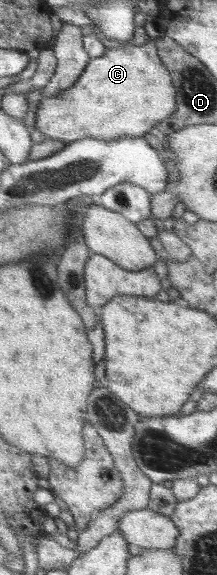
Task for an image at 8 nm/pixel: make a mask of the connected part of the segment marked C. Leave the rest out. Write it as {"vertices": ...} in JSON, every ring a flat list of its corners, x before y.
{"vertices":[[153,16,145,18,144,29,150,39,139,46,108,46,103,55,90,59,73,87,58,97,42,100,36,118,37,130,46,138,63,141,66,145,87,138,114,141,122,136,144,137,178,111,173,76,158,55,155,43,161,35,158,20]]}

